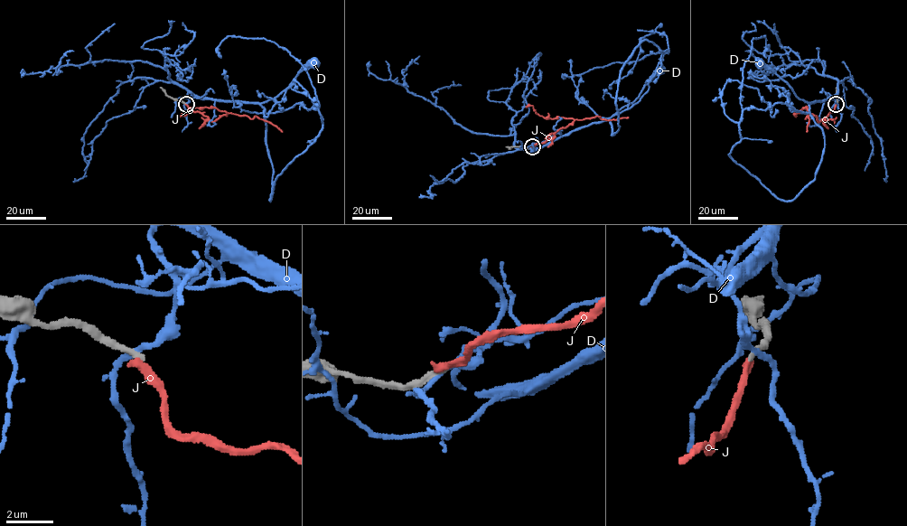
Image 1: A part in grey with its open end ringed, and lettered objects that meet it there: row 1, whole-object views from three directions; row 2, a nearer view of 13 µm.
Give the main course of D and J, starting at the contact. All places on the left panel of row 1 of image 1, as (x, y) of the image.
D: (186, 103), (188, 93), (216, 99), (264, 103), (281, 94), (303, 70), (313, 63)
J: (186, 104), (190, 110), (199, 111), (212, 121), (229, 113), (247, 115), (251, 118), (257, 116), (282, 131)

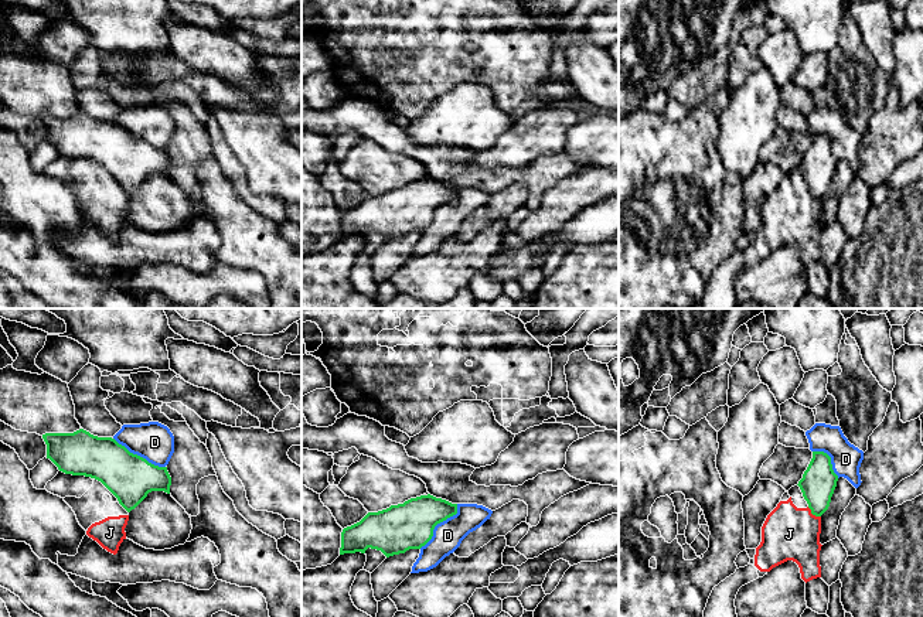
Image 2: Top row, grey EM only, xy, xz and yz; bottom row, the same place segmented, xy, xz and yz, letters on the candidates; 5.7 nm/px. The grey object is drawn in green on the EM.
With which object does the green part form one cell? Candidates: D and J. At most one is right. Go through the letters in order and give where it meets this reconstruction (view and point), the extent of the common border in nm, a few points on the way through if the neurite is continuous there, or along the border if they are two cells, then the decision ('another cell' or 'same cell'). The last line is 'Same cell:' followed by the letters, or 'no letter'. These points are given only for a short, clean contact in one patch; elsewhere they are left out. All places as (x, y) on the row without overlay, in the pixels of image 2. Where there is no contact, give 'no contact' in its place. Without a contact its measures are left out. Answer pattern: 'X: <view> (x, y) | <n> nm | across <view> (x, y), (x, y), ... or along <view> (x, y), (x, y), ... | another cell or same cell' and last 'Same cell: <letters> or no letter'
D: xz (438, 205) | 340 nm | another cell
J: yz (813, 197) | 100 nm | along yz (807, 190), (820, 200) | another cell
Same cell: no letter

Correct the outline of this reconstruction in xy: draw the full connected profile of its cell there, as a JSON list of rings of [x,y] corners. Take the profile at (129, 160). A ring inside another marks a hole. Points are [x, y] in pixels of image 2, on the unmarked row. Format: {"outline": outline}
{"outline": [[[79,112],[74,116],[45,116],[42,122],[47,142],[59,154],[101,164],[127,195],[151,174],[170,177],[167,150],[130,136],[112,120],[98,120]]]}

